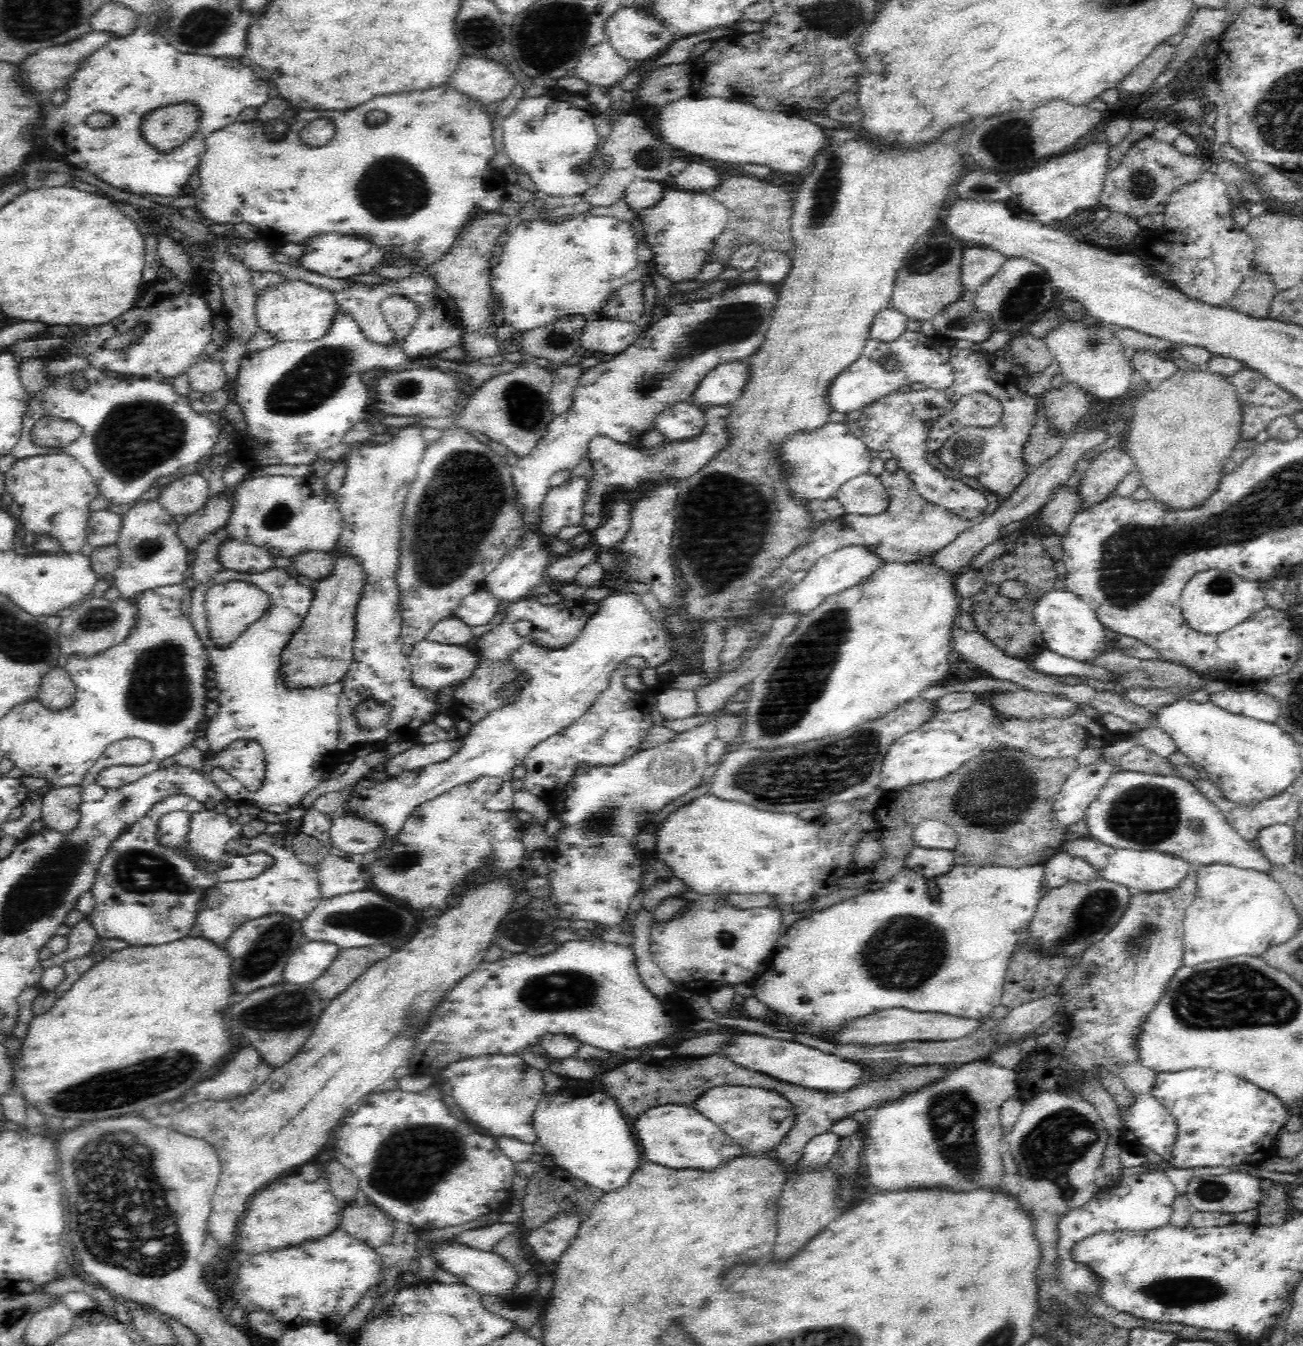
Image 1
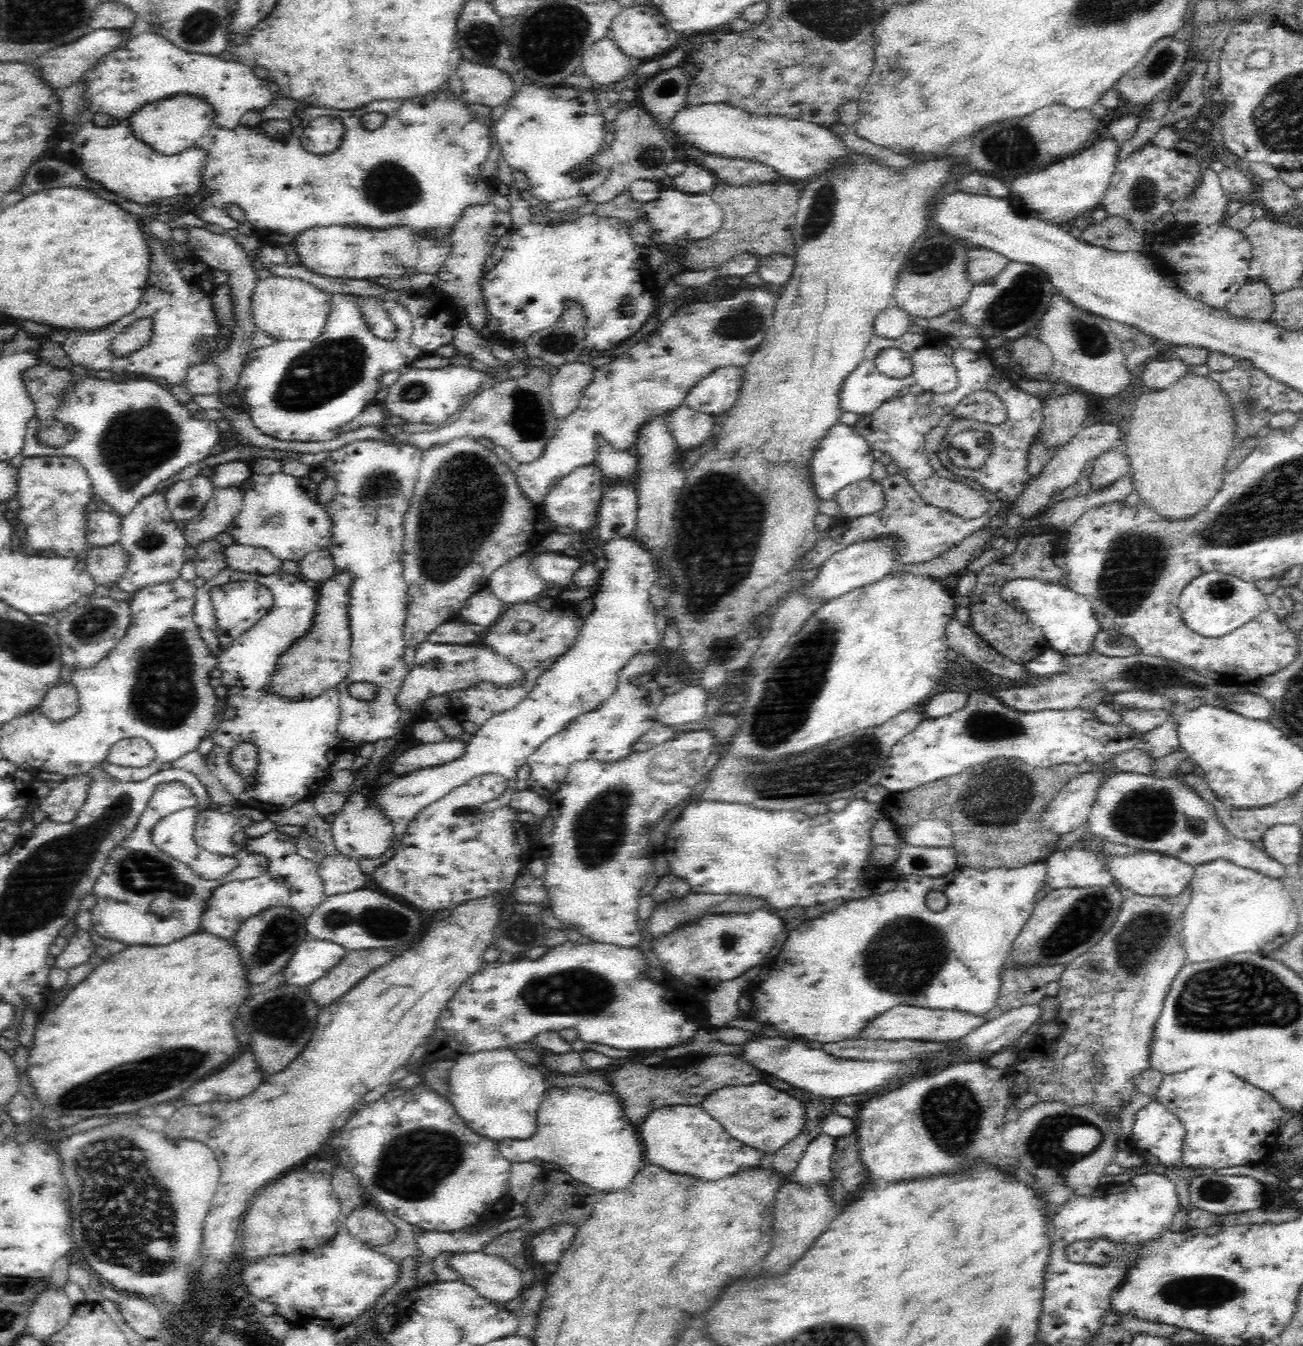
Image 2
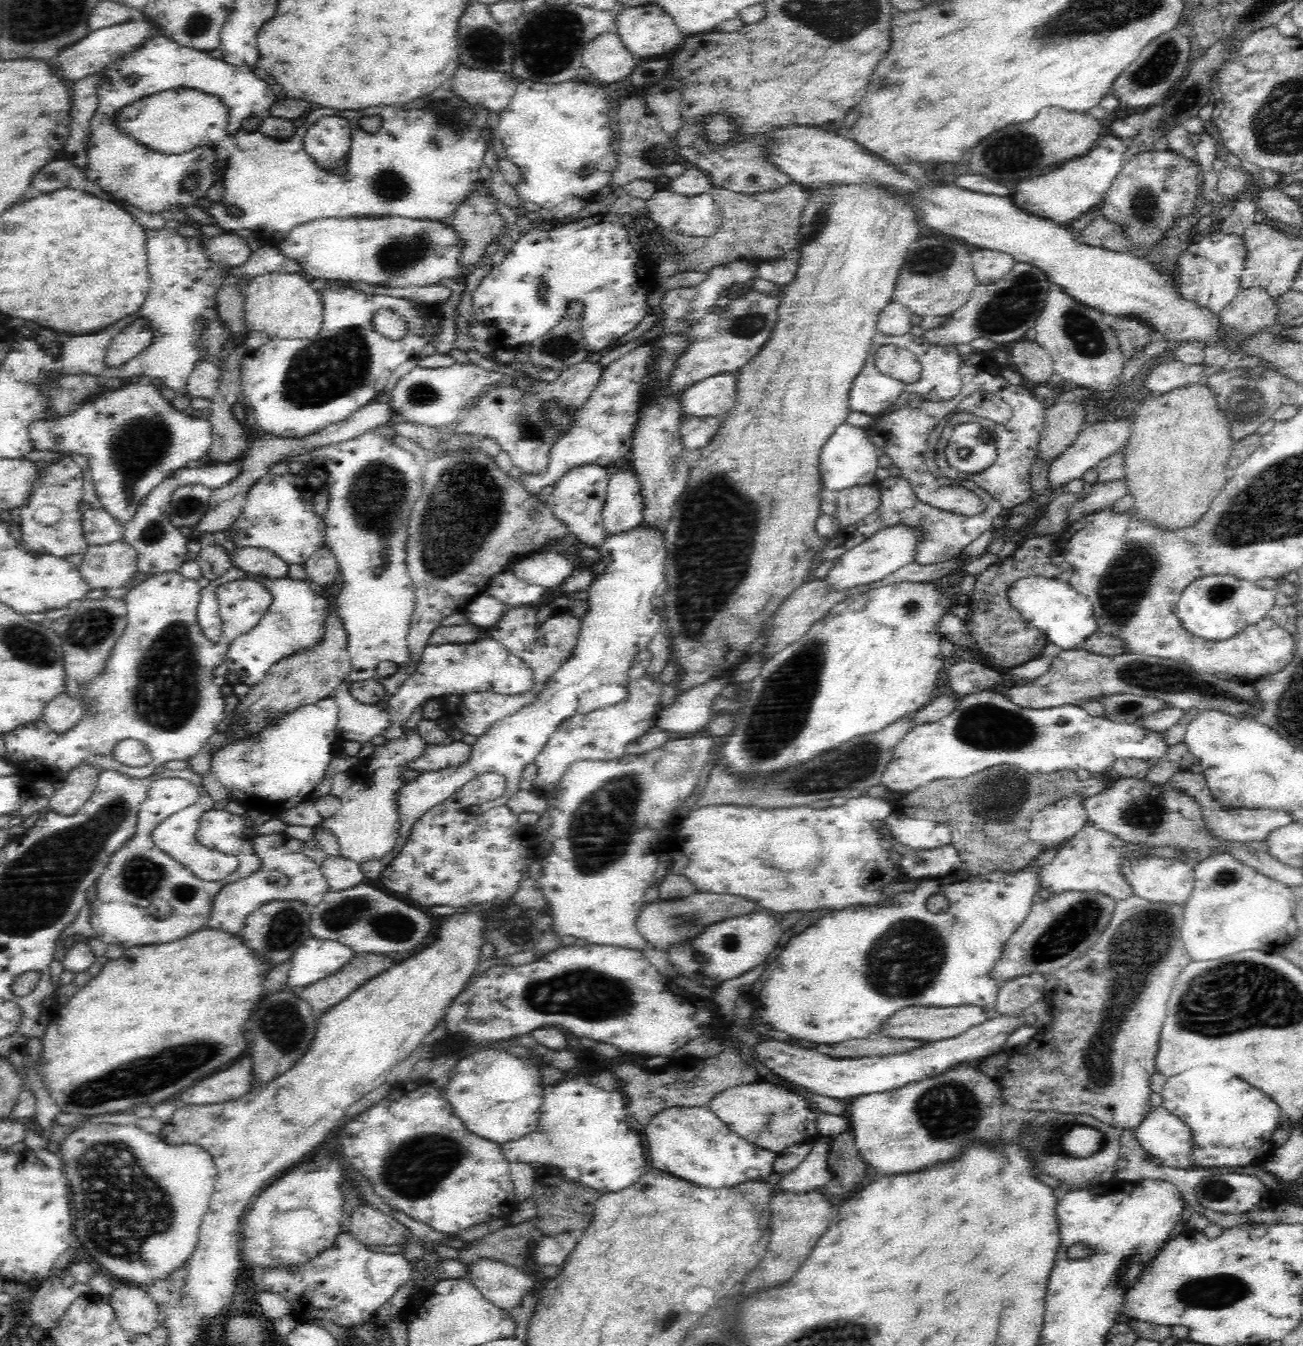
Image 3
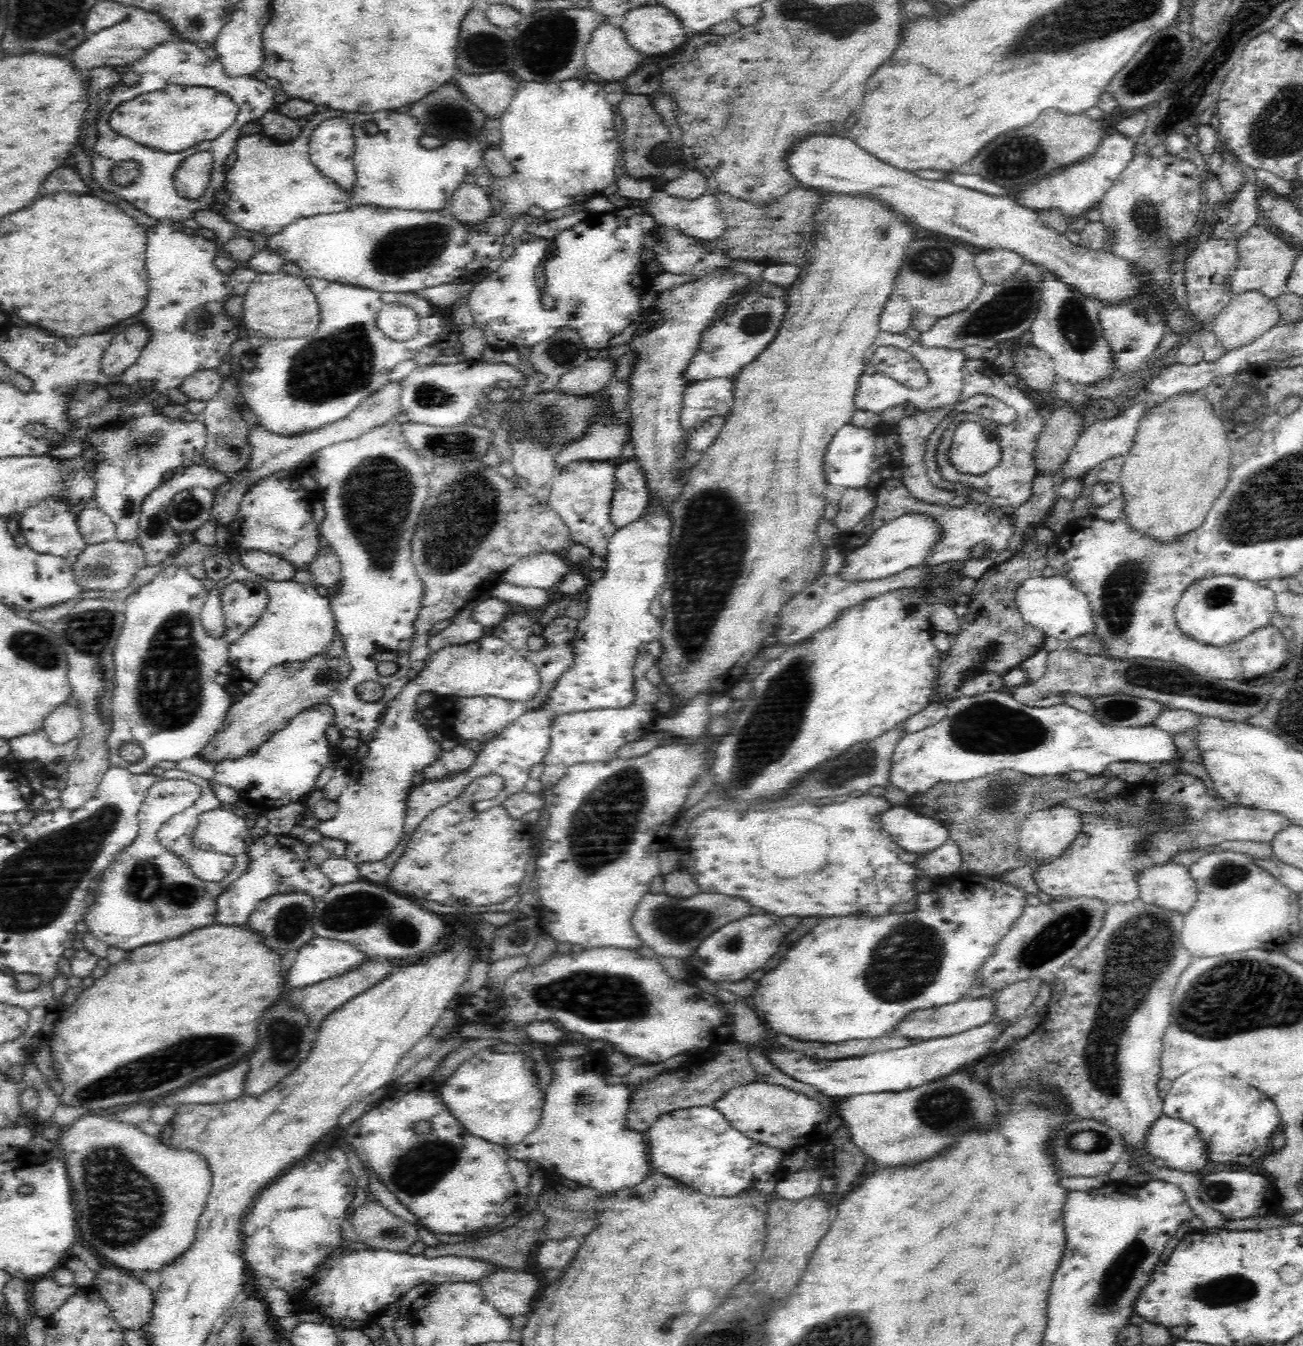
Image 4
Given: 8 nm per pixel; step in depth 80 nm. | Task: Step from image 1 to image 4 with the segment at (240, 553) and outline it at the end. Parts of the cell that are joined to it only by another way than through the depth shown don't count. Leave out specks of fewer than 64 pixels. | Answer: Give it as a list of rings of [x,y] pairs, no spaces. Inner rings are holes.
[[[250,550],[240,555],[240,563],[246,570],[256,573],[265,579],[274,579],[276,582],[292,579],[295,568],[280,559],[277,555],[263,552],[262,550]]]

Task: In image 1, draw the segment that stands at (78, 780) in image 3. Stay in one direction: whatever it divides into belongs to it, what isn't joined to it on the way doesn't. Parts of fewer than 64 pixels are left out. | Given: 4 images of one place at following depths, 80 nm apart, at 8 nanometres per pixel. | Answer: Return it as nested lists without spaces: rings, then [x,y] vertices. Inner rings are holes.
[[[81,785],[53,787],[43,795],[43,826],[58,834],[70,834],[80,822]]]

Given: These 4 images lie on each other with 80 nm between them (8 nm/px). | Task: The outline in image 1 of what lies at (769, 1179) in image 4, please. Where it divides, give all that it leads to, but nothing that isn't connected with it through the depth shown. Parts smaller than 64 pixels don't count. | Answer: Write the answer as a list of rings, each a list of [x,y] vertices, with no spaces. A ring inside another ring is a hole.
[[[672,1104],[653,1106],[629,1119],[632,1136],[641,1156],[662,1166],[714,1166],[730,1154],[738,1154],[740,1145],[729,1138],[715,1122],[702,1116],[692,1105]]]

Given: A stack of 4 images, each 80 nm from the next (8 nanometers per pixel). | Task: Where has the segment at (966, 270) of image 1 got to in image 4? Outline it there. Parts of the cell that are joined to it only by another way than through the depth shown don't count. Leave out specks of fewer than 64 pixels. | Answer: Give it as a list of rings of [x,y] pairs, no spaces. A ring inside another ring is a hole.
[[[990,249],[978,252],[974,262],[984,285],[1006,282],[1020,267],[1023,258],[1015,252],[1004,249]]]

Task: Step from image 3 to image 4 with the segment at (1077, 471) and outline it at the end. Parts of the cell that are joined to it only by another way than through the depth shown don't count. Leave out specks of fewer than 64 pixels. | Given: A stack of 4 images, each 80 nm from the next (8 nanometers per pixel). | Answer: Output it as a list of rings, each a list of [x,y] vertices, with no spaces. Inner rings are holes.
[[[1142,399],[1140,404],[1131,404],[1122,415],[1104,419],[1086,427],[1076,440],[1073,451],[1066,458],[1066,462],[1063,462],[1055,472],[1054,477],[1057,482],[1068,480],[1068,478],[1082,480],[1087,473],[1094,472],[1101,462],[1113,456],[1125,455],[1132,446],[1133,436],[1136,434],[1138,423],[1145,413],[1146,406],[1152,406],[1152,403],[1143,402]]]

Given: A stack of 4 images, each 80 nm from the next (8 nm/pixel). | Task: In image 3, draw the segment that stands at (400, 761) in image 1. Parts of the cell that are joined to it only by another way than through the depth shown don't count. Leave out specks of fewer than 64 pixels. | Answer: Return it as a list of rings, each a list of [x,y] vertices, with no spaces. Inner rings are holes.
[[[454,740],[452,744],[428,745],[414,757],[407,765],[410,770],[418,772],[438,770],[442,767],[456,766],[470,754],[471,746],[463,741]]]

